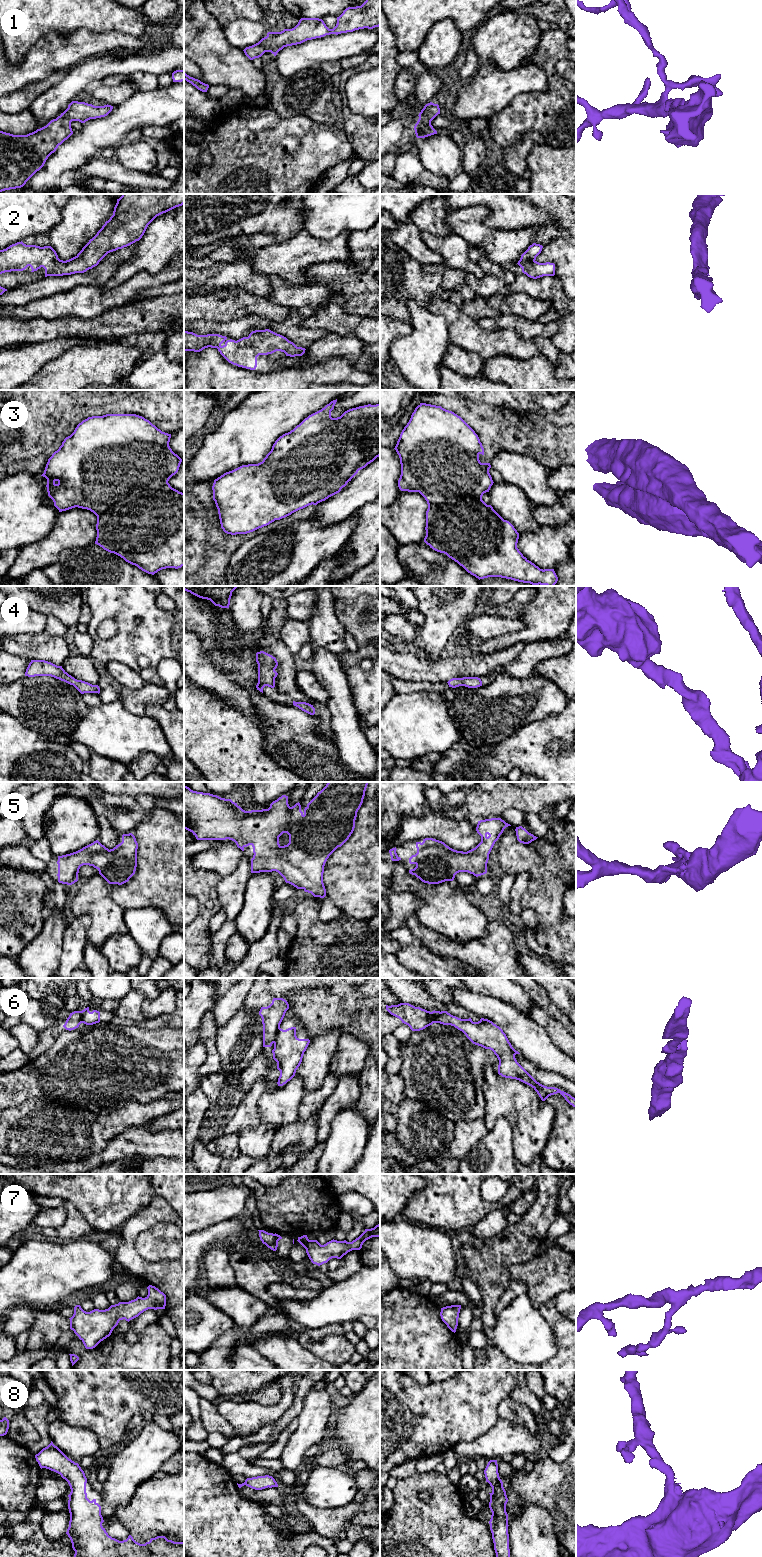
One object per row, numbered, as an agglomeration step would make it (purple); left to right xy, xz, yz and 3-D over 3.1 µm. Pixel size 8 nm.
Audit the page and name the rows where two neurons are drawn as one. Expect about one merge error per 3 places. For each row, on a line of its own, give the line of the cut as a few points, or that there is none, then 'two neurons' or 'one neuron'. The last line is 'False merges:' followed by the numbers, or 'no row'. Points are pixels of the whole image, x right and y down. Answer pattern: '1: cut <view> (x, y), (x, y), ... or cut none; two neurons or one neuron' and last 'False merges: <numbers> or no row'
1: cut none; one neuron
2: cut none; one neuron
3: cut yz (417, 491), (445, 489), (441, 496), (447, 500), (483, 492); two neurons
4: cut none; one neuron
5: cut none; one neuron
6: cut xz (279, 1027), (277, 1037), (273, 1042); two neurons
7: cut none; one neuron
8: cut none; one neuron
False merges: 3, 6

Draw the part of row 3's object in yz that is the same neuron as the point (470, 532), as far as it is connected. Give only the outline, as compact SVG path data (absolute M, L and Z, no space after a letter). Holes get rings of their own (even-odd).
M457 488L451 491L446 489L420 489L418 492L420 494L437 493L439 495L434 501L431 501L429 497L425 498L428 509L426 511L424 542L433 550L446 554L471 575L479 580L488 577L501 577L532 585L554 586L557 583L558 577L554 569L540 569L523 556L517 548L519 533L509 521L504 520L491 505L487 505L482 500L484 494L482 491L472 490L469 493L462 493L457 497L451 497L449 501L442 498L441 495L446 492L457 493Z

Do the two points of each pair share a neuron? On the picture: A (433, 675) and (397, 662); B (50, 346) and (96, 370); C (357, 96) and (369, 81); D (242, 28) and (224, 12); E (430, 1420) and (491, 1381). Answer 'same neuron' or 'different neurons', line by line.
A: same neuron
B: different neurons
C: same neuron
D: different neurons
E: same neuron

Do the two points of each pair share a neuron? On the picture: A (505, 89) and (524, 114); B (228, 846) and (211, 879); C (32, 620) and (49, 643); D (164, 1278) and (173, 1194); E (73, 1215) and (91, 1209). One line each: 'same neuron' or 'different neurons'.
A: different neurons
B: different neurons
C: different neurons
D: different neurons
E: different neurons

